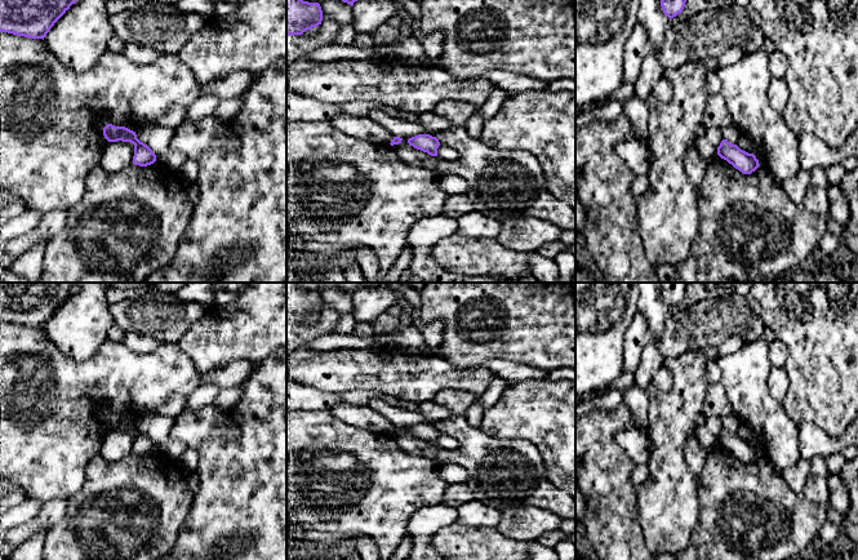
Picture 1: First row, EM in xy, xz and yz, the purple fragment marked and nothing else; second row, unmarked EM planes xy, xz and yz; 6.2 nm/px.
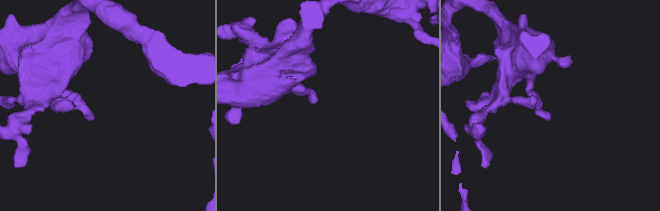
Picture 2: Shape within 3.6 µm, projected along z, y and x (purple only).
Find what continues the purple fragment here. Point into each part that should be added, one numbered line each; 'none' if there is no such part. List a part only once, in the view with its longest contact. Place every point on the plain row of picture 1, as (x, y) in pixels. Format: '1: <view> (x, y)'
none

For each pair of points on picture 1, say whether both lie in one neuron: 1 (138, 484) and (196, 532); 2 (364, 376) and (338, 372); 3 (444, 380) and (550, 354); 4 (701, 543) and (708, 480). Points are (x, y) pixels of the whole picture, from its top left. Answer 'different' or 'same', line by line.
1: different
2: same
3: different
4: same

